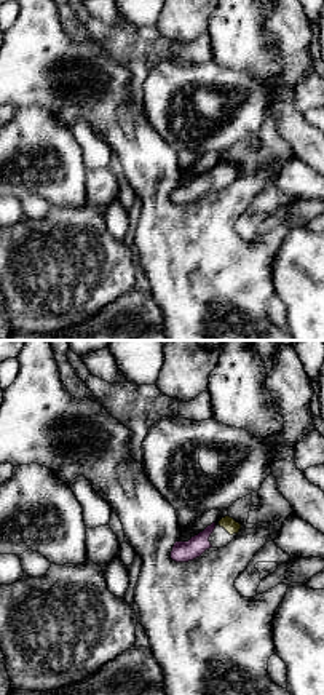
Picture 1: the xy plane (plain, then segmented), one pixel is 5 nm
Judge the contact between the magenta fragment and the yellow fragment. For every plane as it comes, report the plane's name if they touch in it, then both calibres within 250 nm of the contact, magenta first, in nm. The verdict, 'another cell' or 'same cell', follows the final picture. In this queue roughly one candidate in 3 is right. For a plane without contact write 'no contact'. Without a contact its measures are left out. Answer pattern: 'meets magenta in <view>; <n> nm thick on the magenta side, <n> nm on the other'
no contact

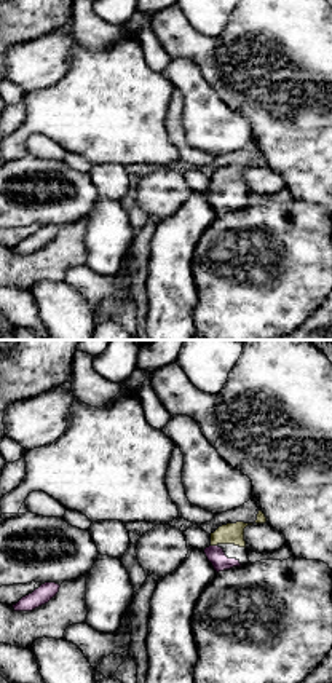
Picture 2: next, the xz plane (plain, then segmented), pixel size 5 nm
meets magenta in xz; 90 nm thick on the magenta side, 110 nm on the other

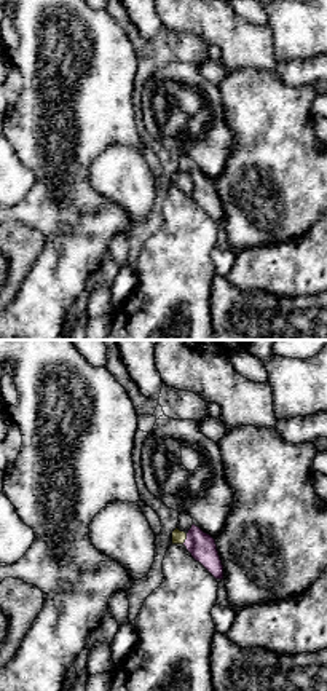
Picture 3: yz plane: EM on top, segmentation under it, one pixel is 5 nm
meets magenta in yz; 140 nm thick on the magenta side, 70 nm on the other

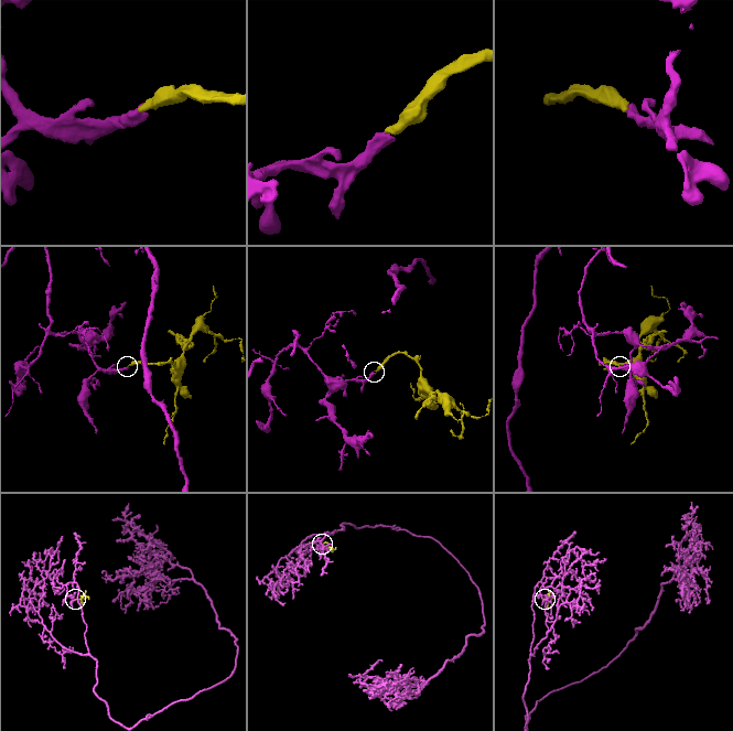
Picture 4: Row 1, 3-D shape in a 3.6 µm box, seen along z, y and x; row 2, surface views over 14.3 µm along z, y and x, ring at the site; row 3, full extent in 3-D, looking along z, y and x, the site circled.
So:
same cell

